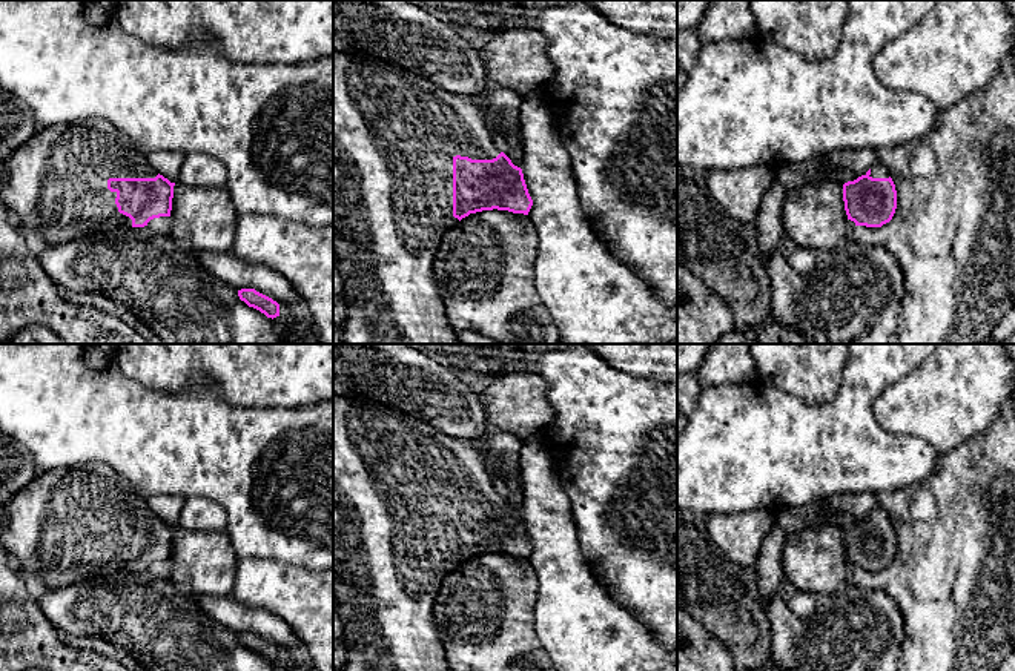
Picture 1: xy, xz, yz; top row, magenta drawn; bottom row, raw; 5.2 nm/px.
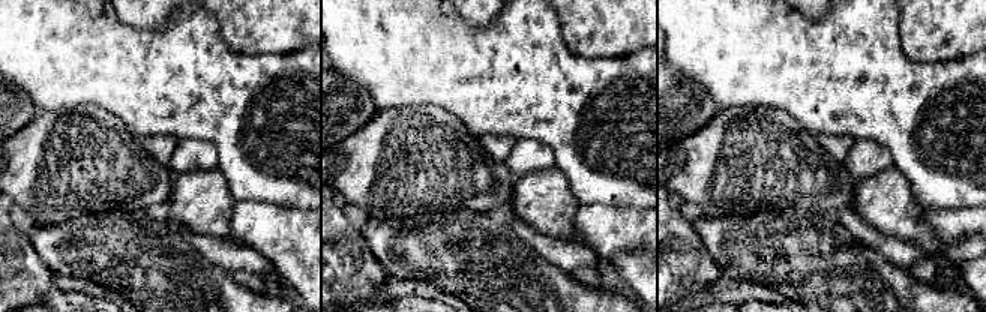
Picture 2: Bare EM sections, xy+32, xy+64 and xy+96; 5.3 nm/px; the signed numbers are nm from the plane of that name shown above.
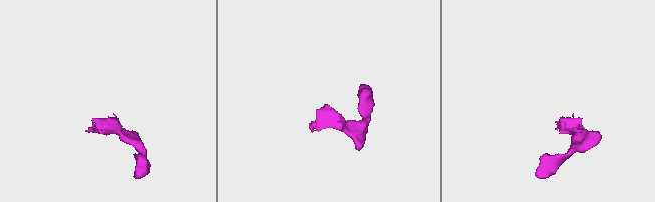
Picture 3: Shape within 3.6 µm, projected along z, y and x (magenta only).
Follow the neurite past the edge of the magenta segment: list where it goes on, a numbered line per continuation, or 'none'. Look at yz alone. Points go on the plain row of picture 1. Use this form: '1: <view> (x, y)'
1: yz (879, 515)

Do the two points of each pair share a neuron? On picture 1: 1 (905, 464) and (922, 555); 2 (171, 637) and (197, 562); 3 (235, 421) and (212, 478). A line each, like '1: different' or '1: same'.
1: different
2: different
3: same

